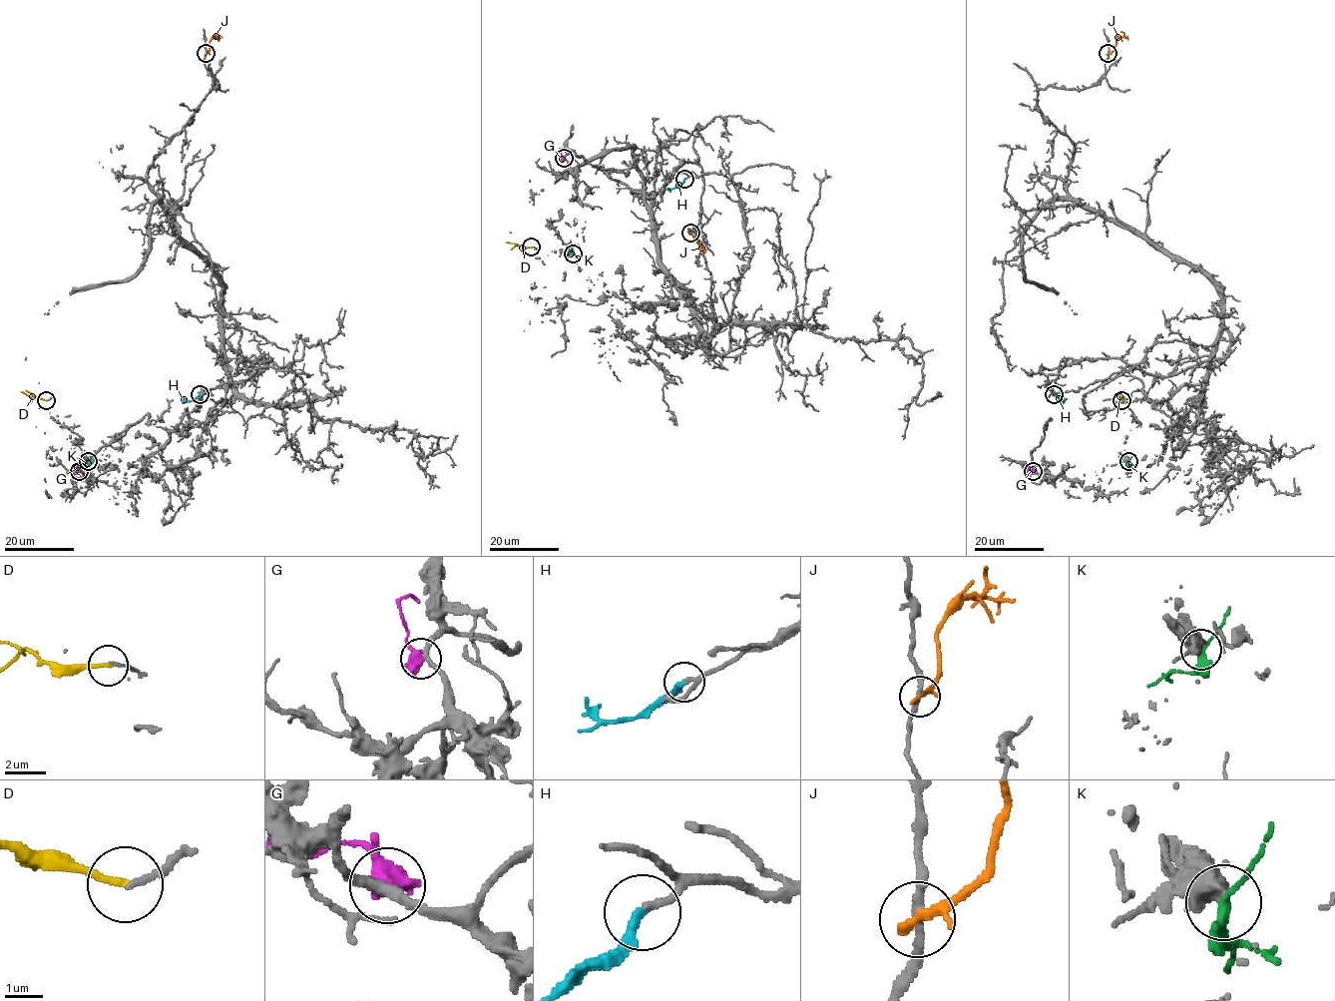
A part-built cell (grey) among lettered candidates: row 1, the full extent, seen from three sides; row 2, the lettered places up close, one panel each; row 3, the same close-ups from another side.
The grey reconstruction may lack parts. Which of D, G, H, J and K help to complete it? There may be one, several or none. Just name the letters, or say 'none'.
H

